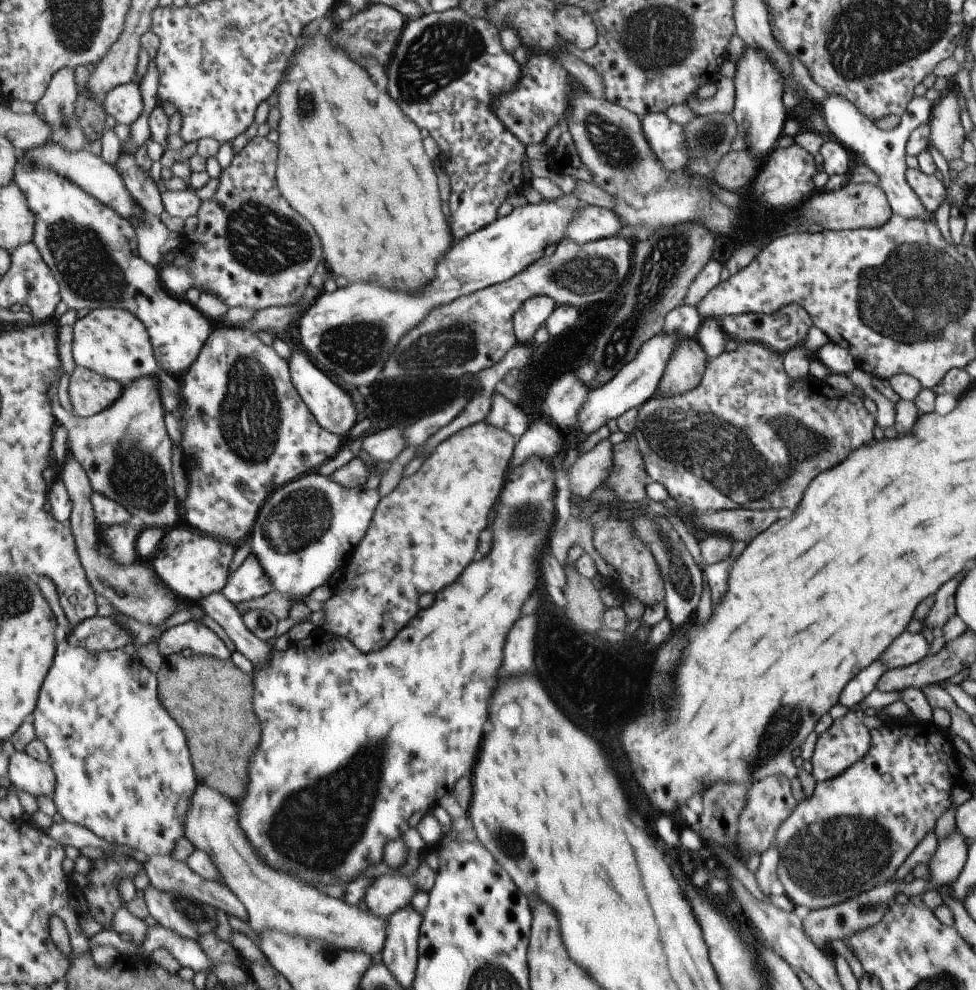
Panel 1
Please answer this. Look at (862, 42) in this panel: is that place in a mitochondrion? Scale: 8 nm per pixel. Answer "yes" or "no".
yes

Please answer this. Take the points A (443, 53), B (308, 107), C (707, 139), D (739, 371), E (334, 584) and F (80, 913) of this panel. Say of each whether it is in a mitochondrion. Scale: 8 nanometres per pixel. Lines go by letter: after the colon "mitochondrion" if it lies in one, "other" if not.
A: mitochondrion
B: mitochondrion
C: mitochondrion
D: other
E: other
F: other

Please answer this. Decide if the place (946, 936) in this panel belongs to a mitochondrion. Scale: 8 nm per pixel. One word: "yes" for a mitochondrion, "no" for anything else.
no

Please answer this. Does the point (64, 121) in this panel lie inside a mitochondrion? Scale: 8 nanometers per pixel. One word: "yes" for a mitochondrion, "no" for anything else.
yes

